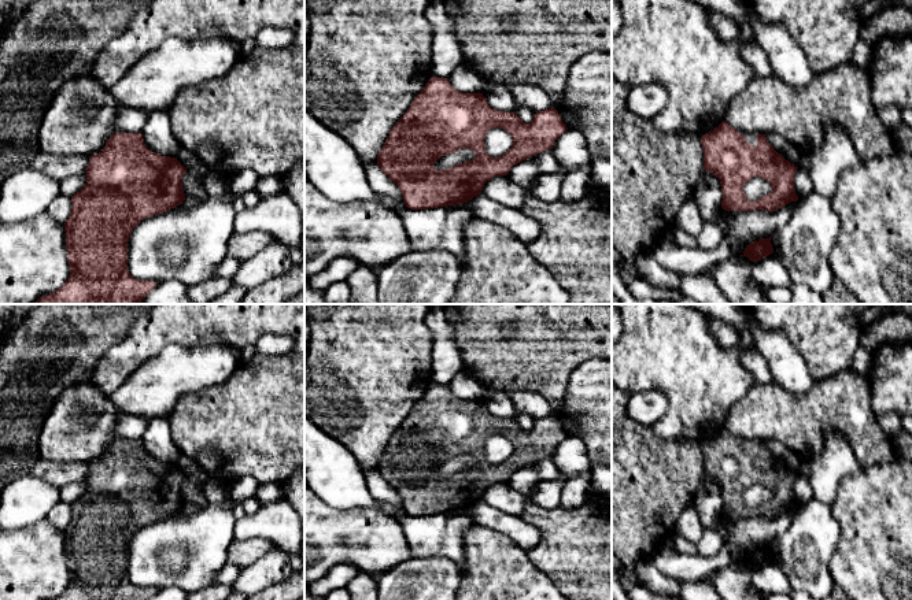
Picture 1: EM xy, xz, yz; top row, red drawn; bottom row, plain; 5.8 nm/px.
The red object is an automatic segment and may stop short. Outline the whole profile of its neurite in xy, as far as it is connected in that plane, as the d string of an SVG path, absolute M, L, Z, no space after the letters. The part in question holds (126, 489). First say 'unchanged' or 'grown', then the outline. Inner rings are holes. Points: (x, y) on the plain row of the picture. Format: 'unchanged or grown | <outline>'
unchanged | M114 440L103 458L89 464L86 490L71 503L73 515L64 529L70 584L53 600L149 600L158 589L130 582L128 548L141 527L182 511L185 478L177 464L149 458L141 440Z

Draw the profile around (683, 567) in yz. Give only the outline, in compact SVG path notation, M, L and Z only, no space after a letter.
M728 541L710 558L677 553L669 544L664 544L654 553L653 562L665 577L682 582L701 582L709 573L743 562L745 555L742 547Z

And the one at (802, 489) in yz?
M802 473L797 475L794 484L794 496L798 505L804 505L813 499L812 485L809 484L806 475L804 475Z

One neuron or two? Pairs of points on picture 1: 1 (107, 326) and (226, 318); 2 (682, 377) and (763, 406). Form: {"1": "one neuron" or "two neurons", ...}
{"1": "two neurons", "2": "two neurons"}

